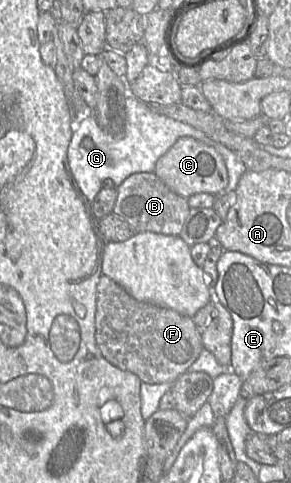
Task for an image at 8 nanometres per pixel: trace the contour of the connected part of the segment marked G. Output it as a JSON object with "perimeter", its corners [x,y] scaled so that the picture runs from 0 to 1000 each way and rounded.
{"perimeter":[[[440,193],[430,205],[433,259],[416,286],[395,286],[351,269],[323,238],[296,238],[258,251],[258,263],[230,308],[244,358],[289,406],[316,418],[351,389],[361,371],[381,371],[402,387],[450,360],[526,356],[536,333],[567,319],[619,284],[660,284],[729,302],[766,327],[784,381],[770,398],[804,395],[832,360],[849,352],[828,329],[766,298],[729,290],[694,271],[543,234],[515,217]]]}

